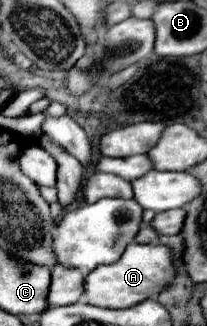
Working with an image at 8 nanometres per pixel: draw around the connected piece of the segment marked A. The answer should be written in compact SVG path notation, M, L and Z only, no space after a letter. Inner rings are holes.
M129 244L113 264L101 264L85 278L85 300L103 308L131 308L147 298L155 298L175 278L171 248L163 244Z

